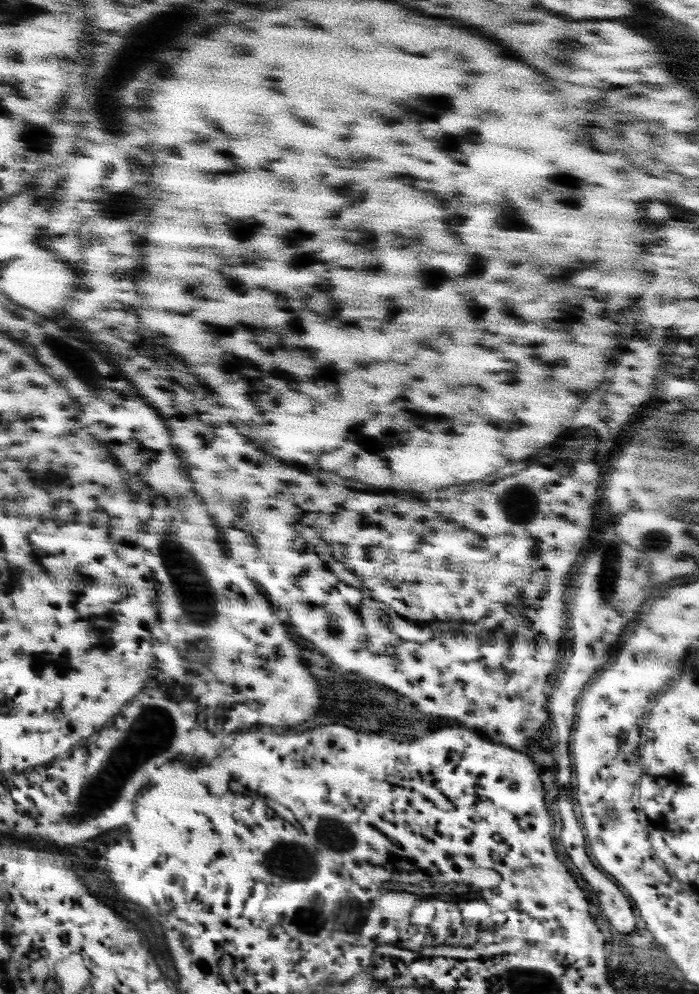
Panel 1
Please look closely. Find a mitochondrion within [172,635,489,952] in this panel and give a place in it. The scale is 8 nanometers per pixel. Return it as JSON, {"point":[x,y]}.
{"point":[323,831]}

